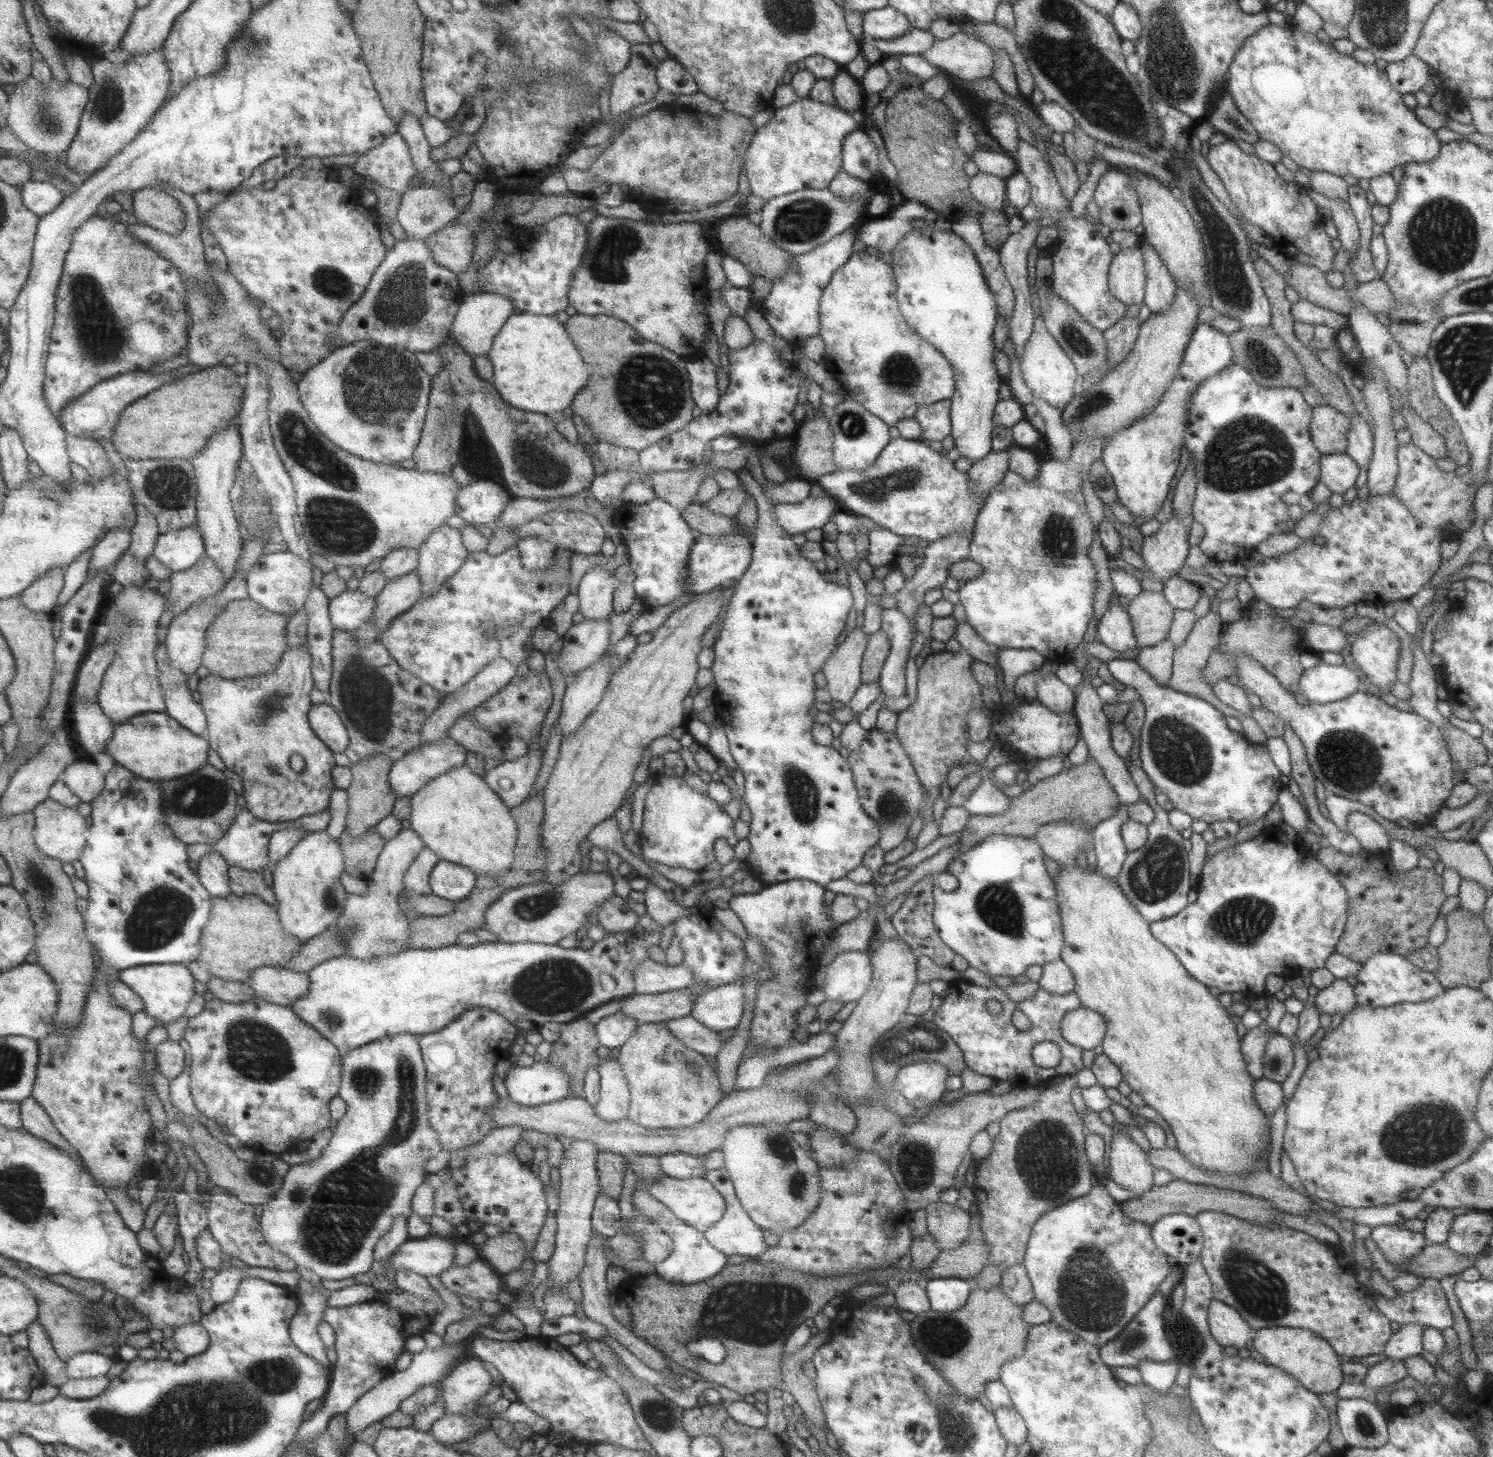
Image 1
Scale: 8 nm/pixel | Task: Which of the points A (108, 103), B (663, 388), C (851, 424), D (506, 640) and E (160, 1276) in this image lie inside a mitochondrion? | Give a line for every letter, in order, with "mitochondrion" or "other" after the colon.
A: mitochondrion
B: mitochondrion
C: mitochondrion
D: other
E: other

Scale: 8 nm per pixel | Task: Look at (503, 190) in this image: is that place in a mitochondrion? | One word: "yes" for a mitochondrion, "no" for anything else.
no

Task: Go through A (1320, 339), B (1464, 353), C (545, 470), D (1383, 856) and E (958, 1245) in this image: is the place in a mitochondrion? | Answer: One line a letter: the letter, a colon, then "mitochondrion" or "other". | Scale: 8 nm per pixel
A: other
B: mitochondrion
C: mitochondrion
D: other
E: other

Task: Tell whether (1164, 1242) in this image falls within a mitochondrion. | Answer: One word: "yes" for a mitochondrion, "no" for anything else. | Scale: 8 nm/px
no

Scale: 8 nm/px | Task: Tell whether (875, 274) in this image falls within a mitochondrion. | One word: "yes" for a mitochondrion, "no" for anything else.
no

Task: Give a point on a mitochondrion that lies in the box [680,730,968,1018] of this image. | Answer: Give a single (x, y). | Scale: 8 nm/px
(804, 798)

